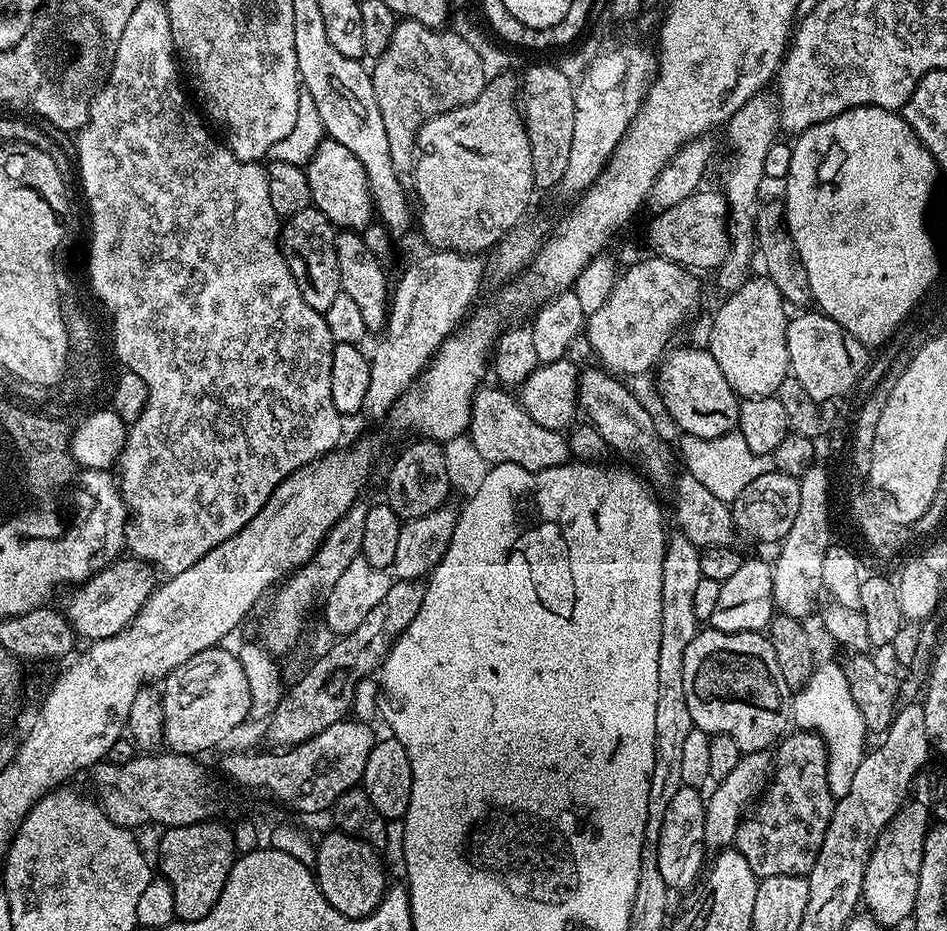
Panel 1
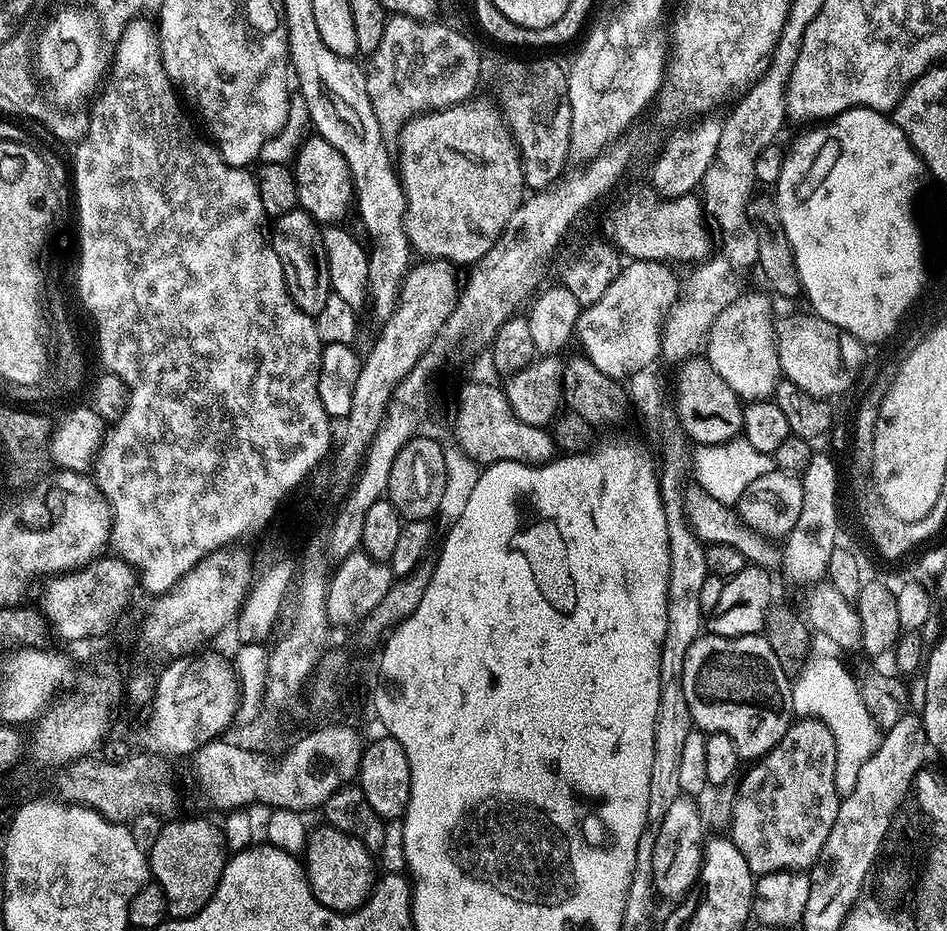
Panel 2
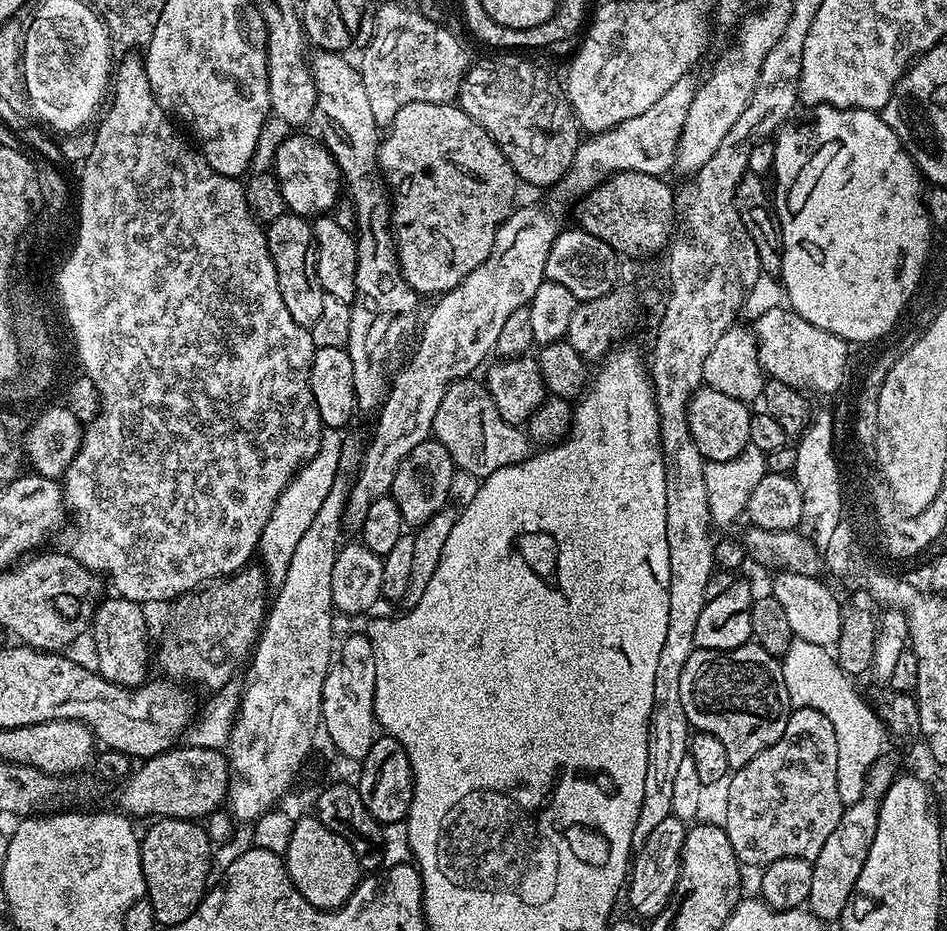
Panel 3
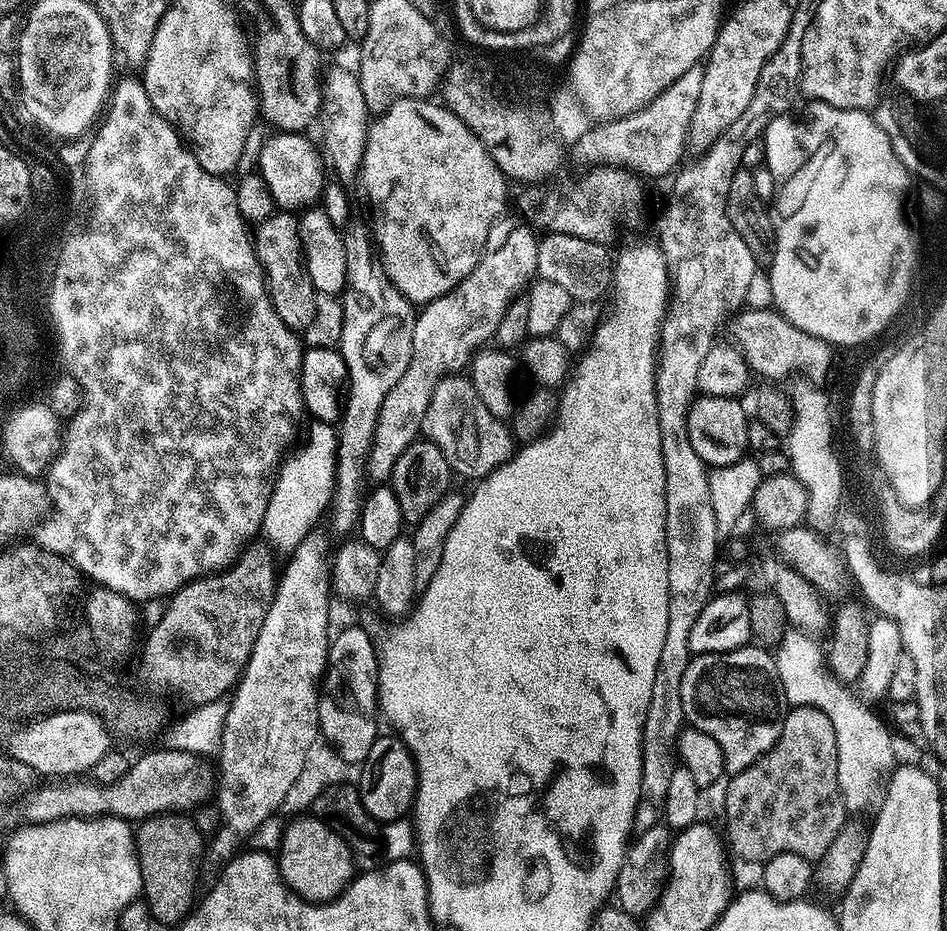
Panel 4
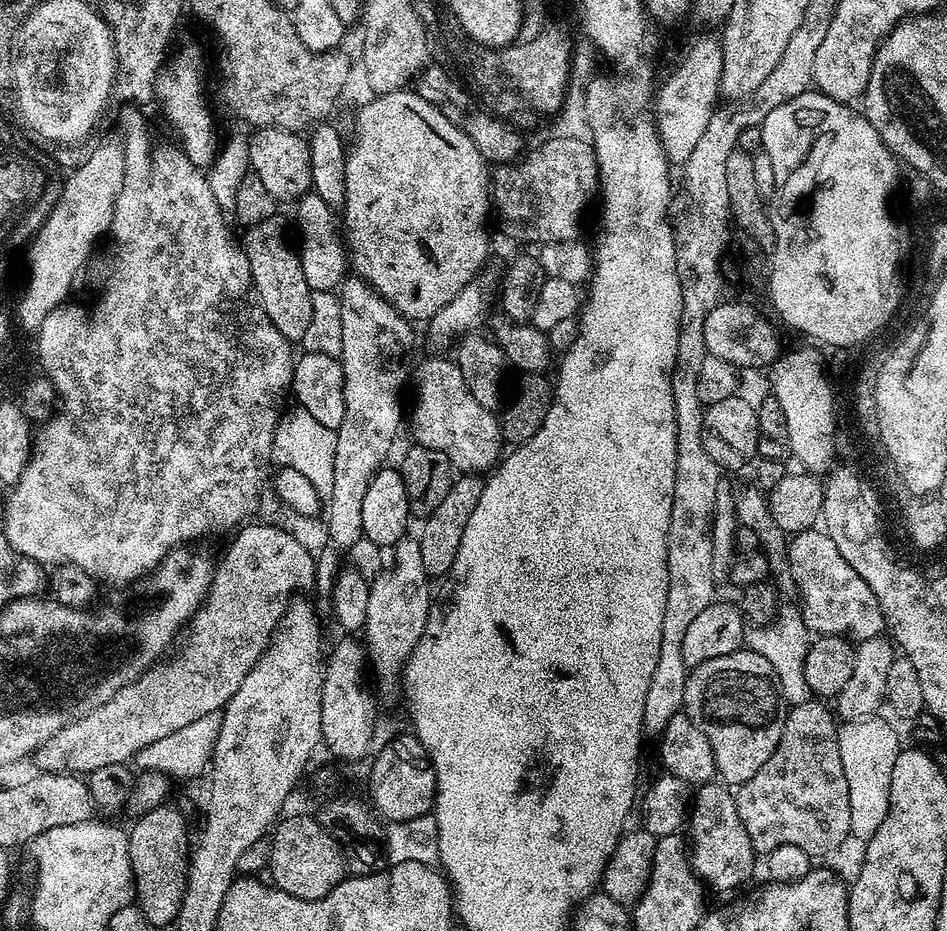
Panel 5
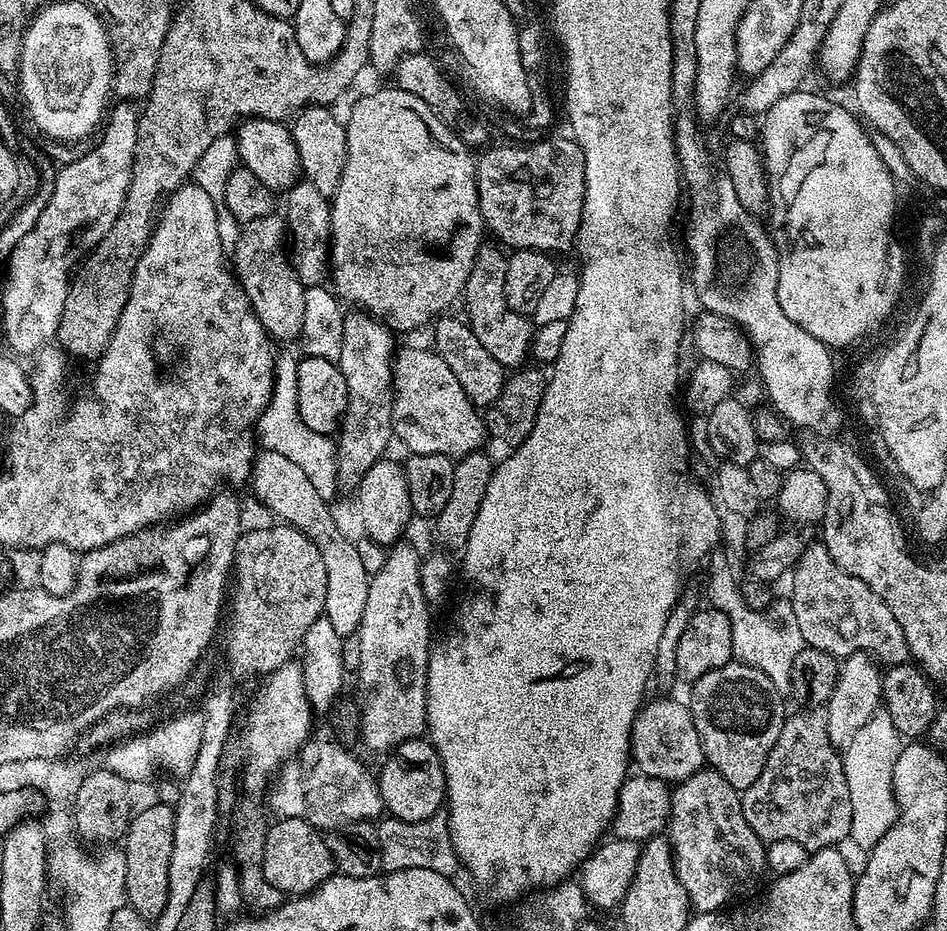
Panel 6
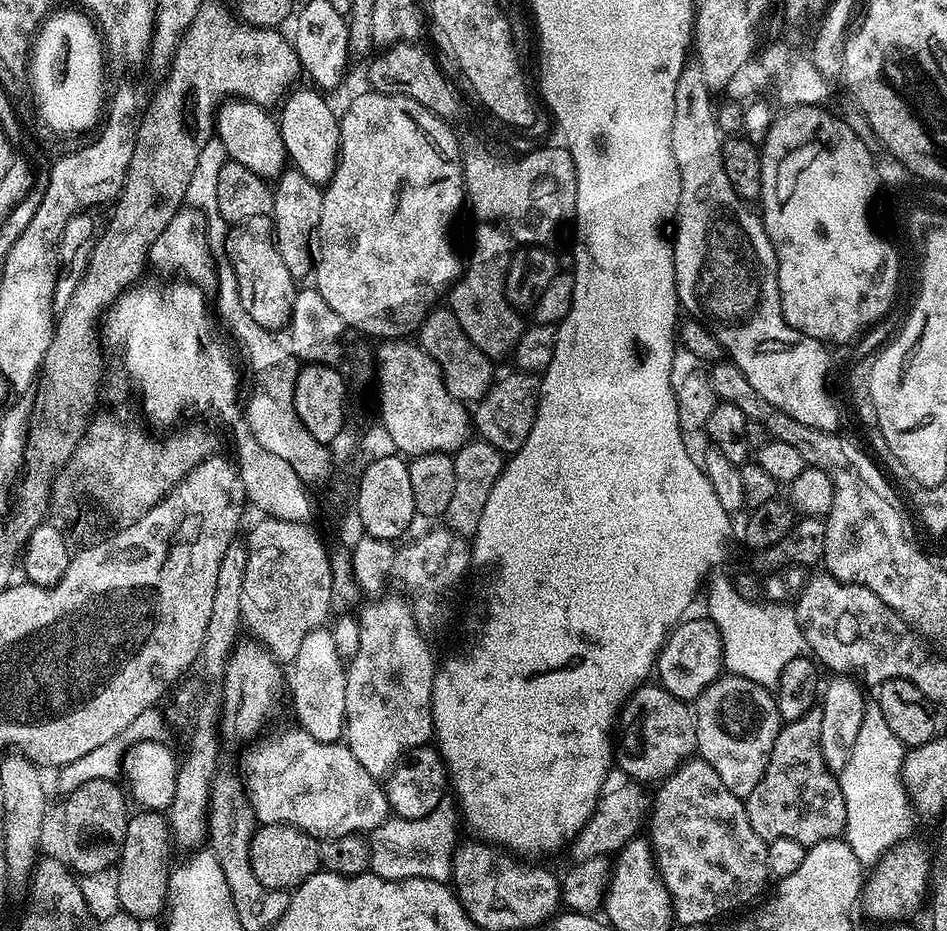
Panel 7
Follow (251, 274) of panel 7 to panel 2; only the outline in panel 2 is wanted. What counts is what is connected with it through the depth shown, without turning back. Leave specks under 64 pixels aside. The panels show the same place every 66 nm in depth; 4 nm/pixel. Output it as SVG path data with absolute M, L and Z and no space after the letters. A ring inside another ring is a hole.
M296 207L290 210L290 214L275 217L270 228L270 239L282 262L290 298L307 316L315 318L322 310L322 306L326 306L326 298L333 295L321 225L316 223L313 216Z

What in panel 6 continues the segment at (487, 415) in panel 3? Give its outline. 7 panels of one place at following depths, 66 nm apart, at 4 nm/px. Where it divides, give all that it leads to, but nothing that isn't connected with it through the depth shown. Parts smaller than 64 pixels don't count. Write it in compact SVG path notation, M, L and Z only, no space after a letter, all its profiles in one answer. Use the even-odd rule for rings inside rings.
M404 348L395 353L392 361L392 404L393 404L393 428L395 439L405 444L409 449L407 450L412 454L442 454L443 456L450 456L453 458L461 458L470 455L471 452L483 449L485 447L484 440L486 441L486 420L483 415L478 411L476 405L470 402L470 398L462 390L462 386L458 386L458 378L454 378L454 374L450 371L450 366L446 366L446 362L442 362L442 358L435 352L424 348Z

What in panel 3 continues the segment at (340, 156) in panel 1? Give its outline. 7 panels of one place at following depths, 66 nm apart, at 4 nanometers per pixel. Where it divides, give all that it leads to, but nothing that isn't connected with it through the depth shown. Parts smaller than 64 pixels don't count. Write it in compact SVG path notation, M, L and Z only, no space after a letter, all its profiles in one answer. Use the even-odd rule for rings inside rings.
M288 134L277 146L274 175L282 190L287 211L305 218L315 218L331 213L342 196L342 177L336 160L315 135ZM316 139L316 140L315 140Z

